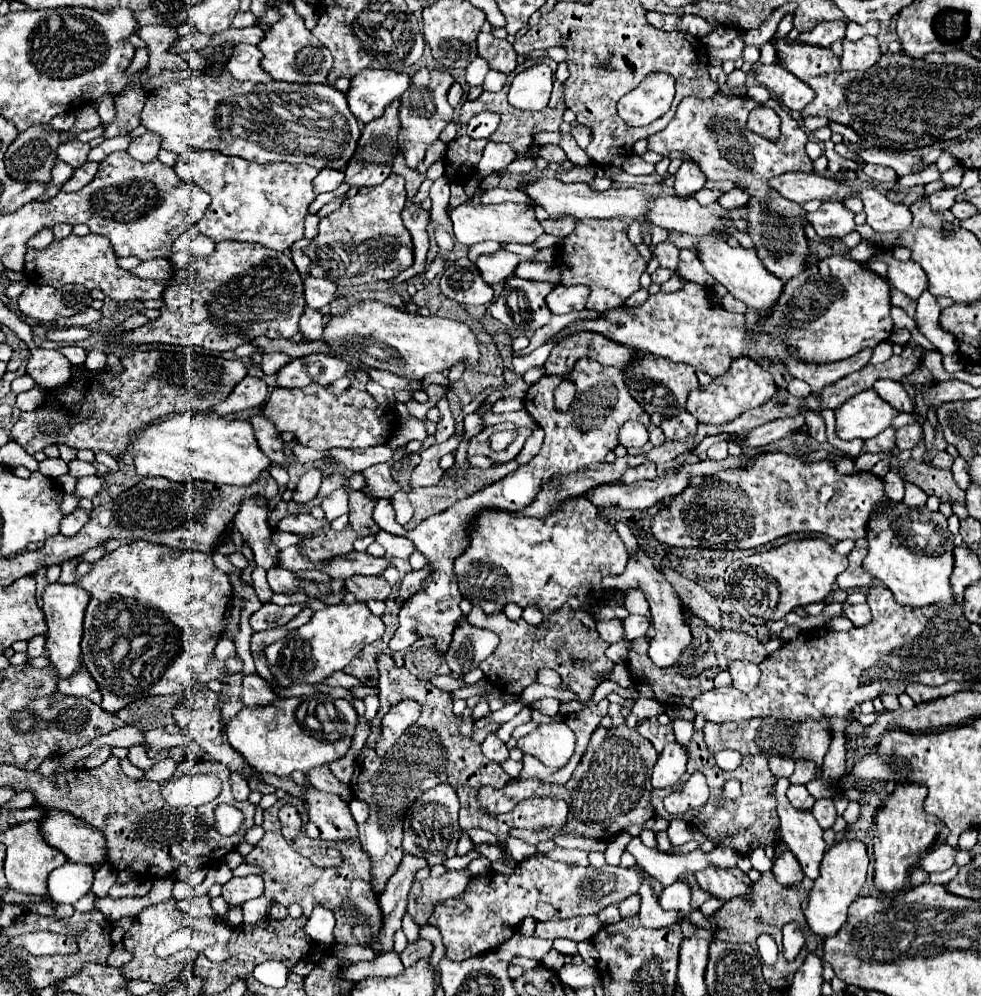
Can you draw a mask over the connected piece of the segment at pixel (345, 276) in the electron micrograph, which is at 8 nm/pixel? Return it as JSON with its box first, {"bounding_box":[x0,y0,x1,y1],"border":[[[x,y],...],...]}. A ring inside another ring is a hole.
{"bounding_box":[303,174,413,288],"border":[[[391,174],[383,184],[359,188],[359,192],[345,200],[339,210],[321,218],[319,234],[303,248],[311,258],[311,276],[325,278],[339,288],[345,288],[389,280],[409,268],[413,264],[413,242],[401,220],[405,200],[403,178]]]}

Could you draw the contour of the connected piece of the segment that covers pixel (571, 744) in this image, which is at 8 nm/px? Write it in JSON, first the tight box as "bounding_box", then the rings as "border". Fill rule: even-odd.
{"bounding_box":[517,722,575,768],"border":[[[565,722],[541,724],[537,730],[523,736],[517,746],[545,766],[563,768],[575,752],[575,734]]]}

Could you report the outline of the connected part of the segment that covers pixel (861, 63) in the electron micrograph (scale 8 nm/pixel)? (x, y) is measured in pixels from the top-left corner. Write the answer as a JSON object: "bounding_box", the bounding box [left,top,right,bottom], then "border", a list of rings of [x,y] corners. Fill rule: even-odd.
{"bounding_box":[841,36,879,70],"border":[[[863,36],[861,40],[843,40],[841,66],[845,70],[867,70],[879,60],[879,44],[875,36]]]}

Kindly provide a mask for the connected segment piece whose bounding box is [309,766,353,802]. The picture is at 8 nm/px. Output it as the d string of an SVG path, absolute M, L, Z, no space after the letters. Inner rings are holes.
M321 766L321 768L313 768L313 770L309 770L309 782L317 788L317 790L321 790L321 792L331 792L331 794L337 794L339 798L343 798L345 802L349 802L353 796L353 792L351 792L351 788L347 786L347 784L343 784L343 782L339 782L329 770L327 770L327 766Z

